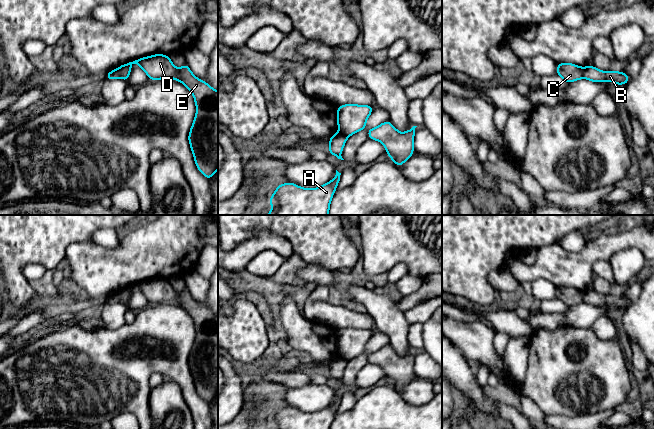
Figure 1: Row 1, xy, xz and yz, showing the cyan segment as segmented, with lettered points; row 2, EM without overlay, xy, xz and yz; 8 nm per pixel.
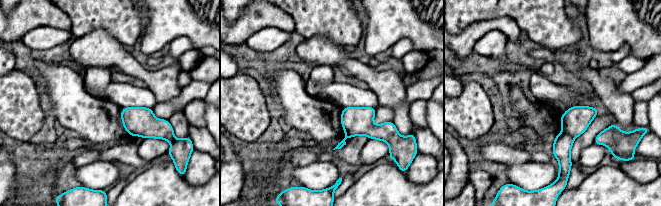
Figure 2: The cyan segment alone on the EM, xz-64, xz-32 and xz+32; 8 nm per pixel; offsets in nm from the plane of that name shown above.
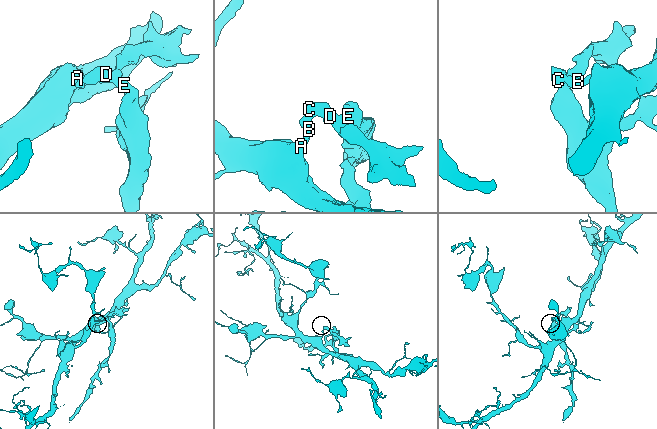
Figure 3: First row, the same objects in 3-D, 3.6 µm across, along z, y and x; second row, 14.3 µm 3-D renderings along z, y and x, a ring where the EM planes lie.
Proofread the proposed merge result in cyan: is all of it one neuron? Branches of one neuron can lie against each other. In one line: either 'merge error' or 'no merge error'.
merge error

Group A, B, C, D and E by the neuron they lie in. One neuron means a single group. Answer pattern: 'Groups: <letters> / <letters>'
Groups: A B / C D E

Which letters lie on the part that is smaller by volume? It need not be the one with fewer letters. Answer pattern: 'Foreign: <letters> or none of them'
Foreign: C, D, E

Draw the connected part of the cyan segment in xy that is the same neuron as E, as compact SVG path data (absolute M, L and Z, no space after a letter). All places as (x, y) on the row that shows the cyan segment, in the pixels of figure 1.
M163 54L147 56L121 65L120 78L126 82L133 64L139 65L150 80L175 79L192 93L196 115L188 141L197 169L210 180L218 169L218 91L195 77L187 63L177 69L170 57Z

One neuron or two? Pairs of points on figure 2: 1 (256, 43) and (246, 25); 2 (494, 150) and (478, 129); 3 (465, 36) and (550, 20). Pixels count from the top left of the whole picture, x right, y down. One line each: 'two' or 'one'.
1: two
2: two
3: two

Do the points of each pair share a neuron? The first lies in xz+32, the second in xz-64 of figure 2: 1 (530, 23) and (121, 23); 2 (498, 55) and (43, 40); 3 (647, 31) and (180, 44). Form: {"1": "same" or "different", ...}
{"1": "same", "2": "same", "3": "different"}

